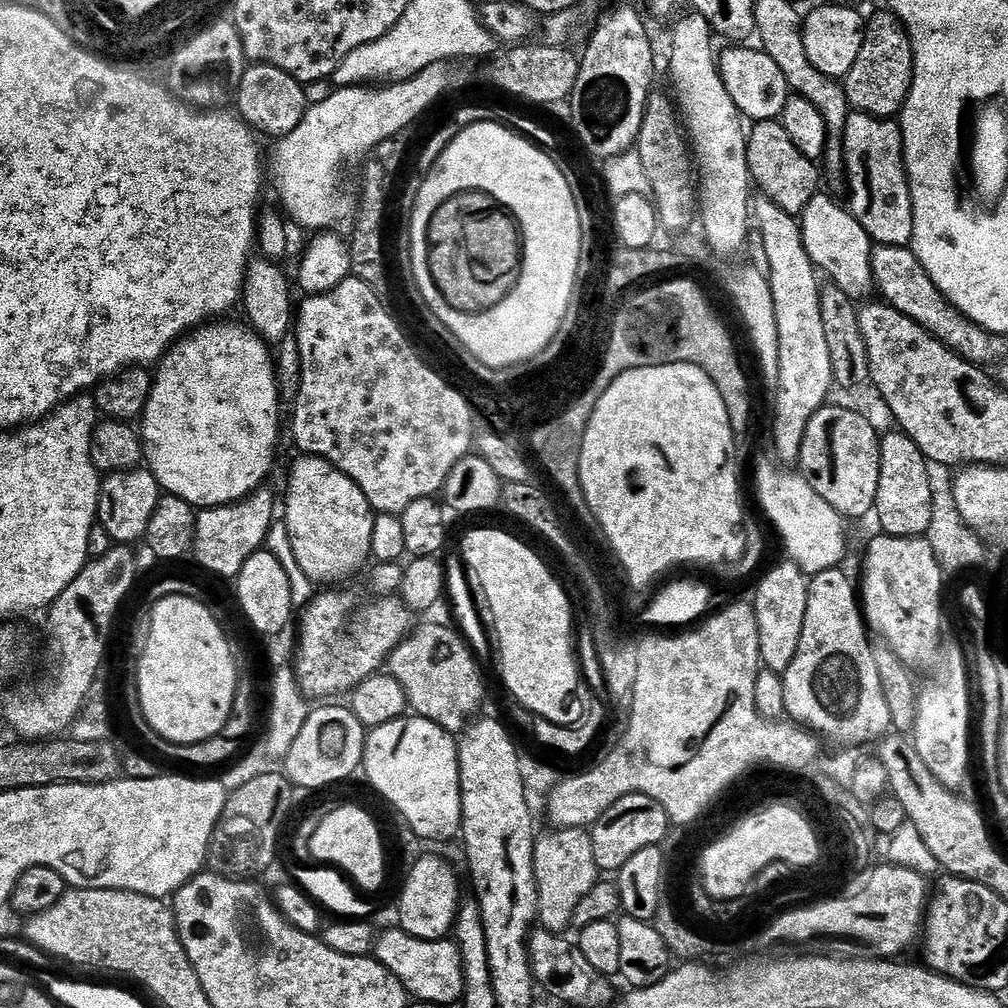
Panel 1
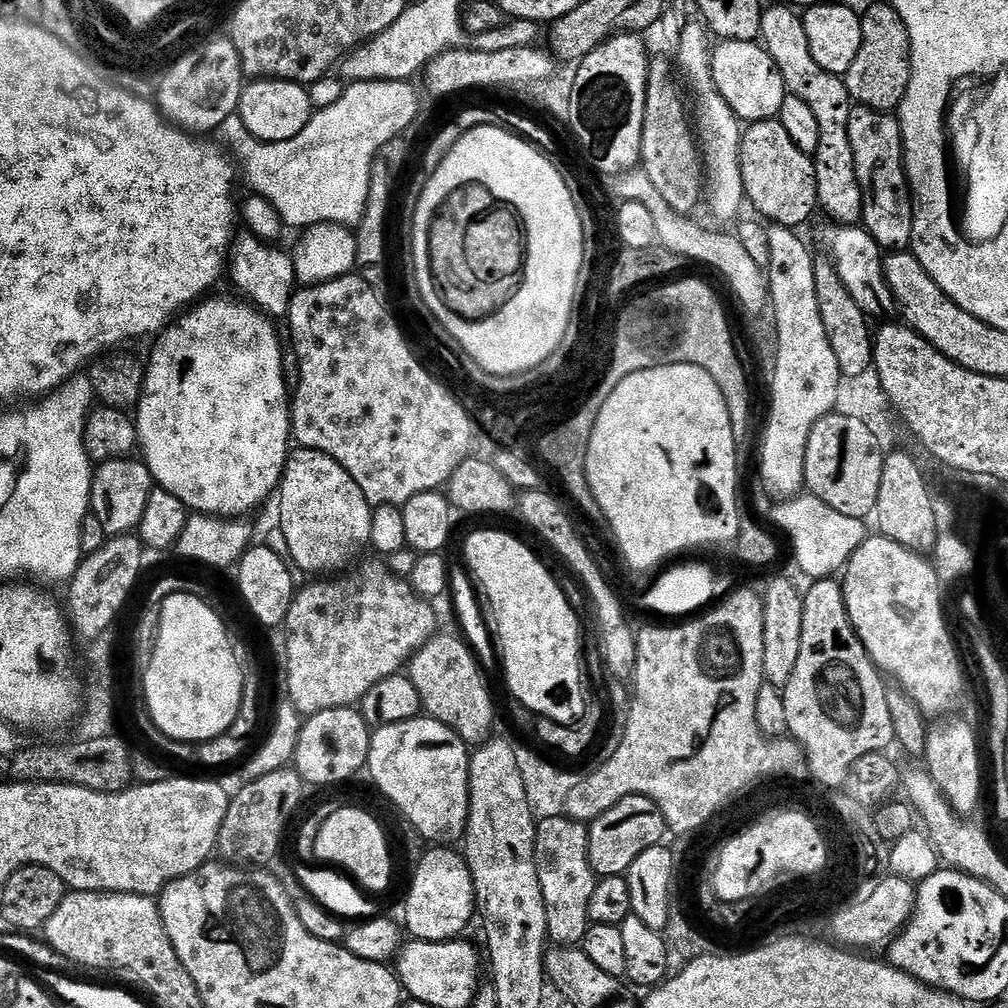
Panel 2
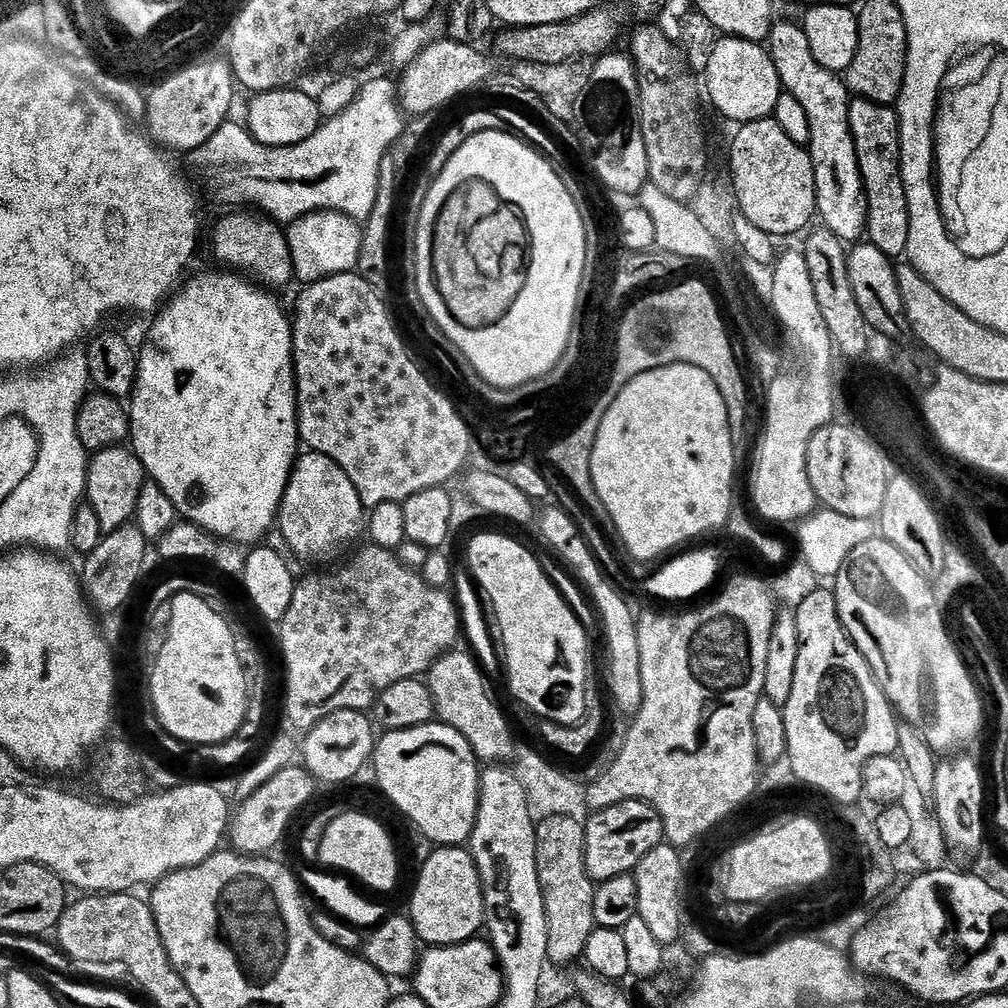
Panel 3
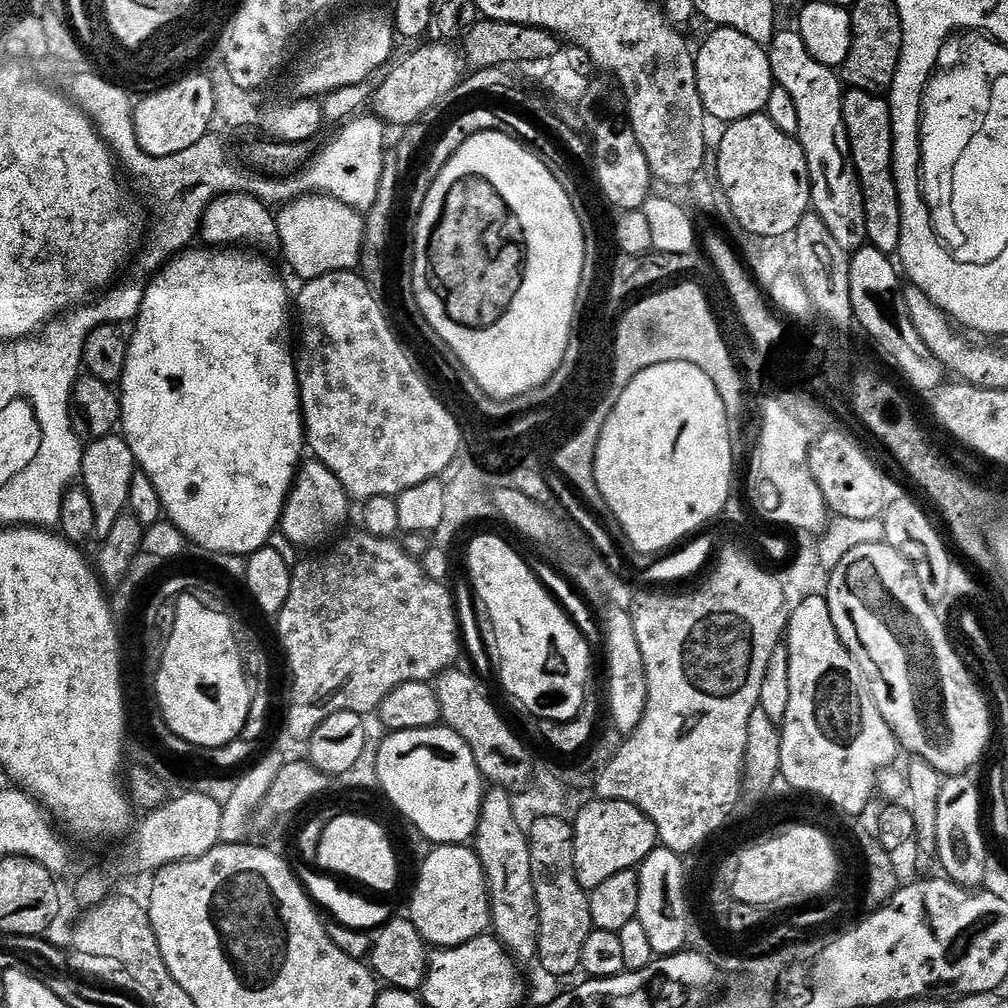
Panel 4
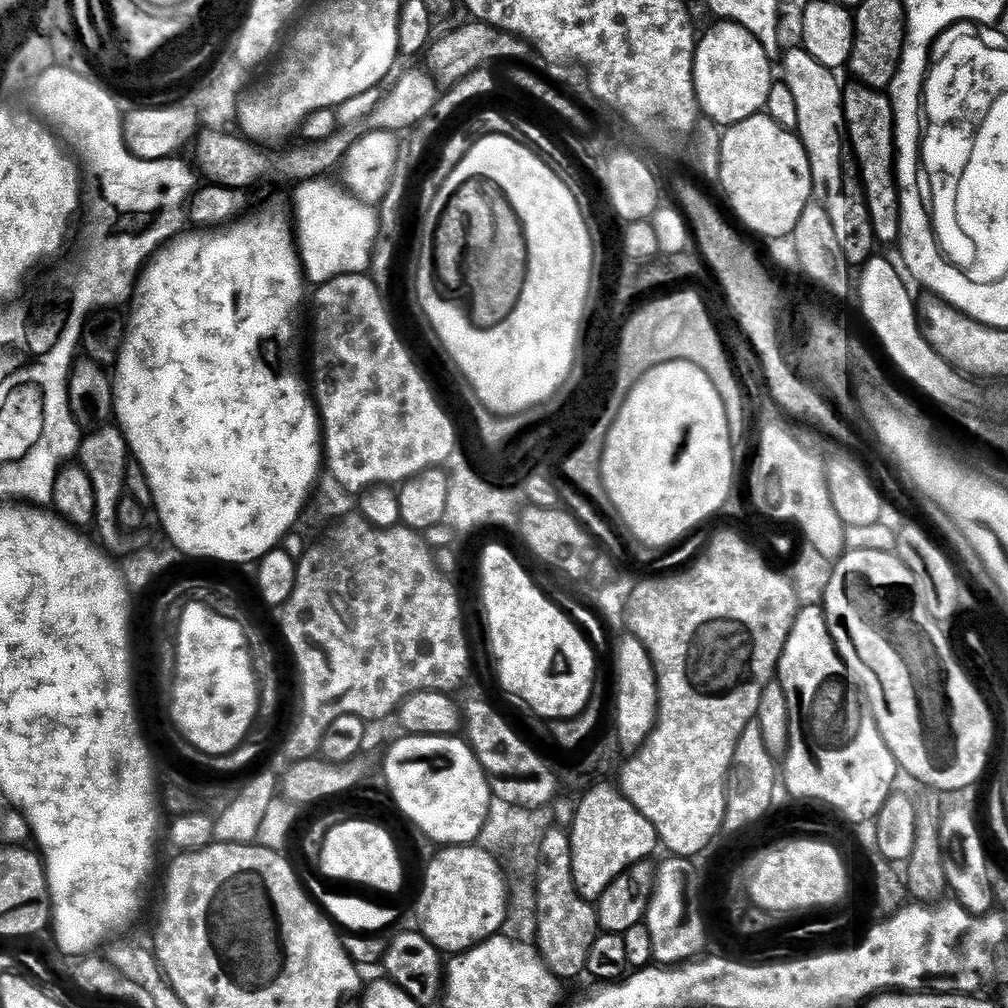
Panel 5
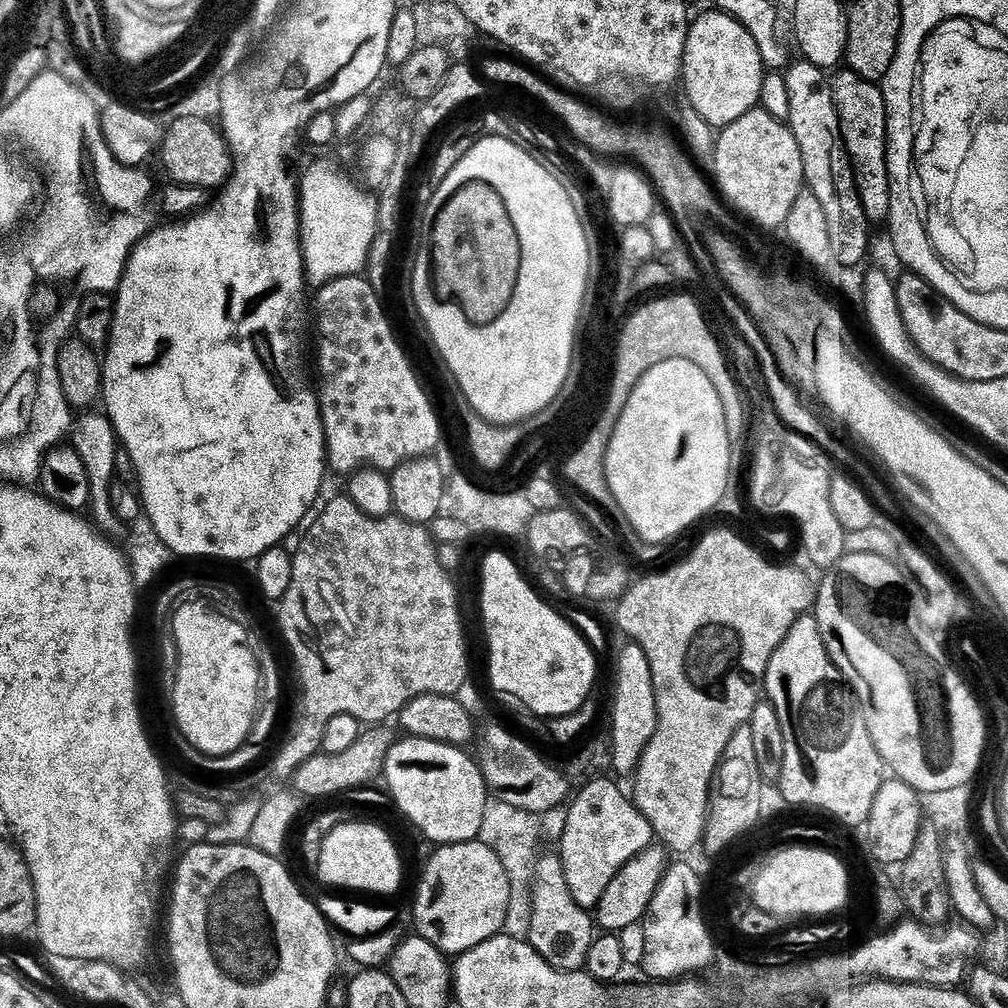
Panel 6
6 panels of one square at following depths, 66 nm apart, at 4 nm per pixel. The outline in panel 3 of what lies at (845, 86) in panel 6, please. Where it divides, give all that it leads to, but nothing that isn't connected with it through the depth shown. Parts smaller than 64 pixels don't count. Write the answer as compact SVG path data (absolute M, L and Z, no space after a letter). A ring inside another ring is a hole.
M853 99L850 103L850 130L868 203L867 243L890 258L903 257L908 249L908 203L904 183L900 181L900 129L896 113L887 104Z

